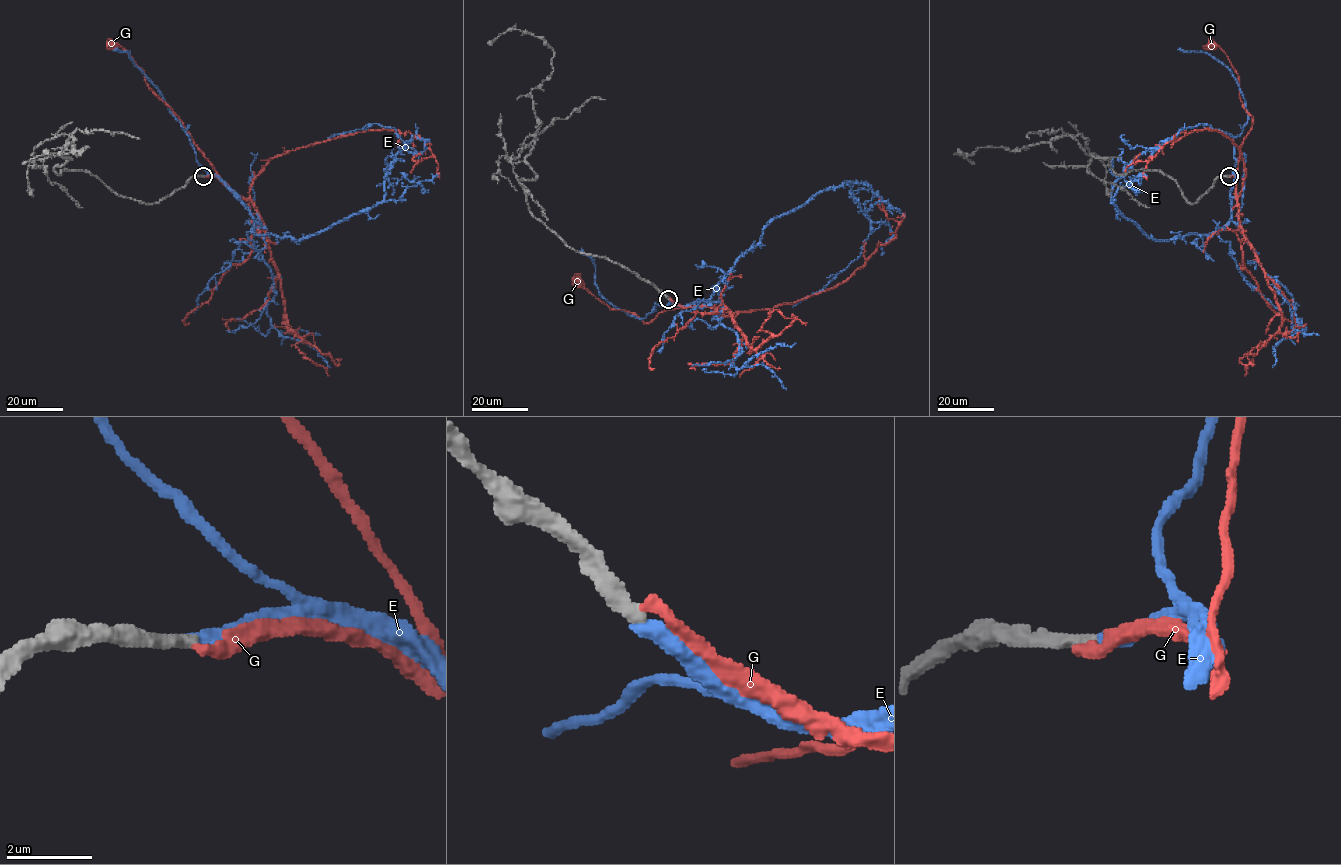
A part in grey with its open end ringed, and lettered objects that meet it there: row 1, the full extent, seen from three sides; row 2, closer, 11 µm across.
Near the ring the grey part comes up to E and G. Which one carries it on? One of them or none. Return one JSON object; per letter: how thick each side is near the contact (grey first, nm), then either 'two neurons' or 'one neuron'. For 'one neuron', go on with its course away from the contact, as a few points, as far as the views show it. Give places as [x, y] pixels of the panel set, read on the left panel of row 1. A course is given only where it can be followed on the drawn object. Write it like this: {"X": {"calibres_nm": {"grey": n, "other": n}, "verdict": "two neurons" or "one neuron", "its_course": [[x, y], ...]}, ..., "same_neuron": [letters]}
{"E": {"calibres_nm": {"grey": 360, "other": 400}, "verdict": "one neuron", "its_course": [[203, 176], [233, 192], [257, 234], [304, 239], [379, 204], [405, 147], [376, 123], [328, 138]]}, "G": {"calibres_nm": {"grey": 380, "other": 280}, "verdict": "two neurons"}, "same_neuron": ["E"]}

